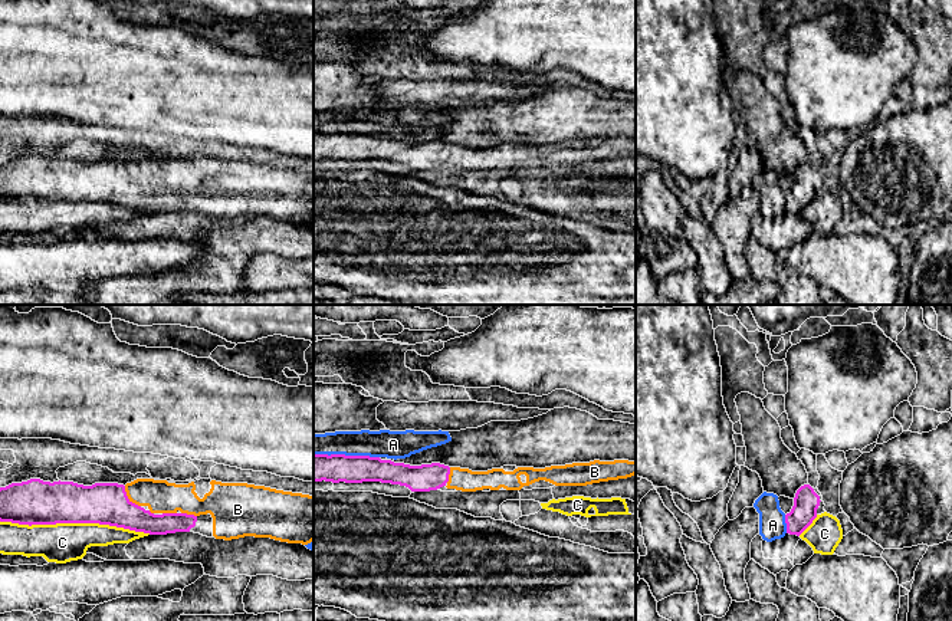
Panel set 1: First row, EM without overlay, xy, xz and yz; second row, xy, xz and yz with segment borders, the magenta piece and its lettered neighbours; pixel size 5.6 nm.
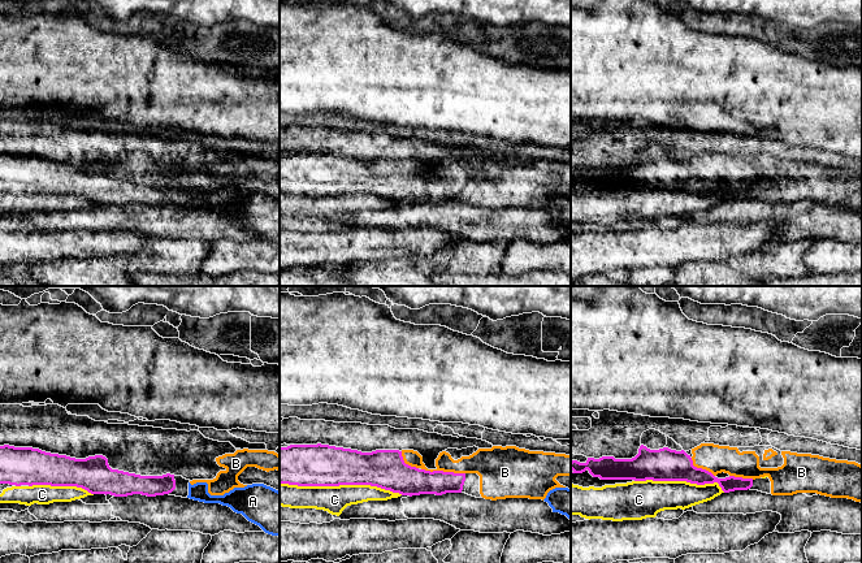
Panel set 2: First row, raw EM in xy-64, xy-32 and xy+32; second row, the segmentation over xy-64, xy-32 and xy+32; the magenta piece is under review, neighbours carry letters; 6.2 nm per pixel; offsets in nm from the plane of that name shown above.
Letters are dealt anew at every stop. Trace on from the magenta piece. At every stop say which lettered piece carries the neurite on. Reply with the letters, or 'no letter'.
B

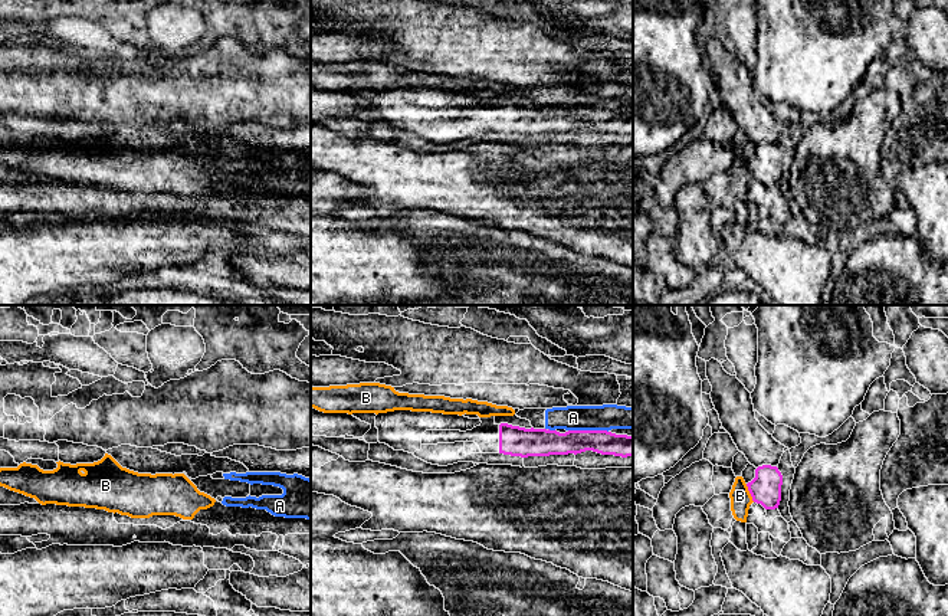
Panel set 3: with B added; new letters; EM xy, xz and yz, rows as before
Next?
no letter

